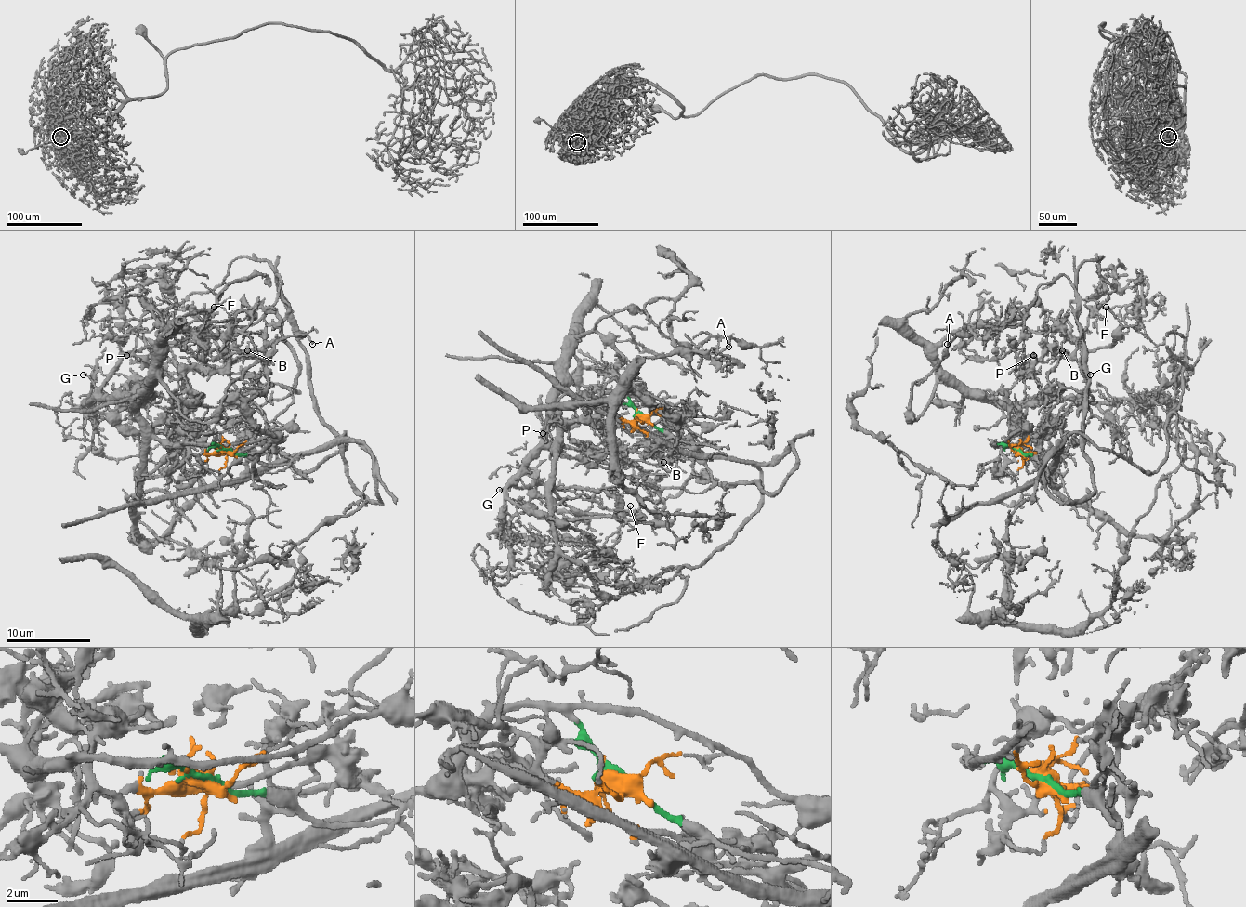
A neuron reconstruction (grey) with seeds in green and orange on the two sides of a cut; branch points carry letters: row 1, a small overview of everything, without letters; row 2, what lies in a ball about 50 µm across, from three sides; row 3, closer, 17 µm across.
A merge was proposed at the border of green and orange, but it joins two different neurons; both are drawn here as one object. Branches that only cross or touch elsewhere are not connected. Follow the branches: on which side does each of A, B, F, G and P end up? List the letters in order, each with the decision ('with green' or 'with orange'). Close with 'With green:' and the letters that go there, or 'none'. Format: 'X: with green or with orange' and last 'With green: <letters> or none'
A: with green
B: with orange
F: with green
G: with green
P: with orange
With green: A, F, G

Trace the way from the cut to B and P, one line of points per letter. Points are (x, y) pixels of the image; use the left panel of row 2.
B: (227, 450), (220, 453), (242, 453), (292, 401), (278, 385), (258, 380), (263, 365), (243, 355), (248, 350)
P: (227, 450), (199, 458), (184, 423), (186, 378), (169, 378), (142, 357), (127, 355)

